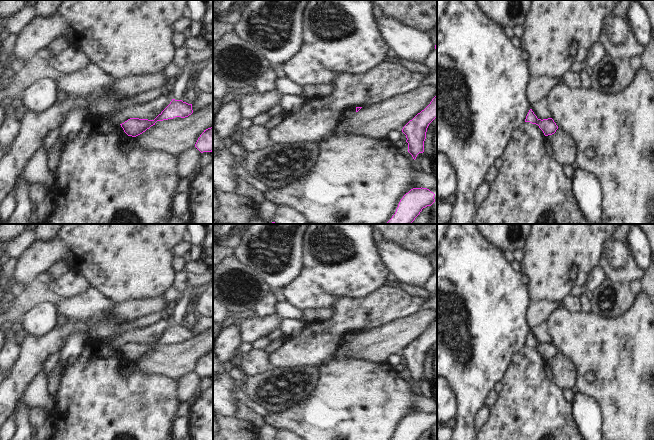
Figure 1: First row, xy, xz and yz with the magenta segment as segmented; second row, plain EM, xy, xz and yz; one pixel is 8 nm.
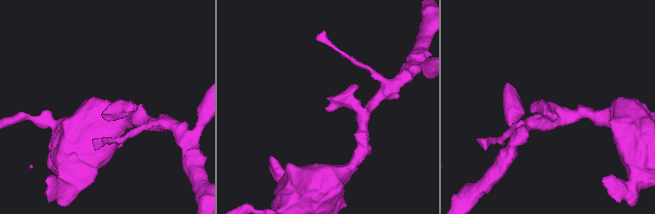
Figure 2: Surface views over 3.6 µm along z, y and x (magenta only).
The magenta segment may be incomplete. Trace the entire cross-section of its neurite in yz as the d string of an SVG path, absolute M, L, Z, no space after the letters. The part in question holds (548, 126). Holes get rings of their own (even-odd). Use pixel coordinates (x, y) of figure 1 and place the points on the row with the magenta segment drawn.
M532 109L529 110L525 122L530 122L532 124L536 124L539 128L543 131L545 136L552 135L558 129L558 126L554 122L552 118L548 119L538 119L537 116L534 114Z

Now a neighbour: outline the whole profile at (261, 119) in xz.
M264 112L254 118L251 119L253 125L264 125L266 122L268 122L270 119L270 116L268 115L268 112Z

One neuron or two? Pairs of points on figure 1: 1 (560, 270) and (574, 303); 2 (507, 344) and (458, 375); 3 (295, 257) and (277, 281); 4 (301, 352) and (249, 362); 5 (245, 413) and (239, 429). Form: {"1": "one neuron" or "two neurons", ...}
{"1": "two neurons", "2": "one neuron", "3": "one neuron", "4": "two neurons", "5": "two neurons"}

